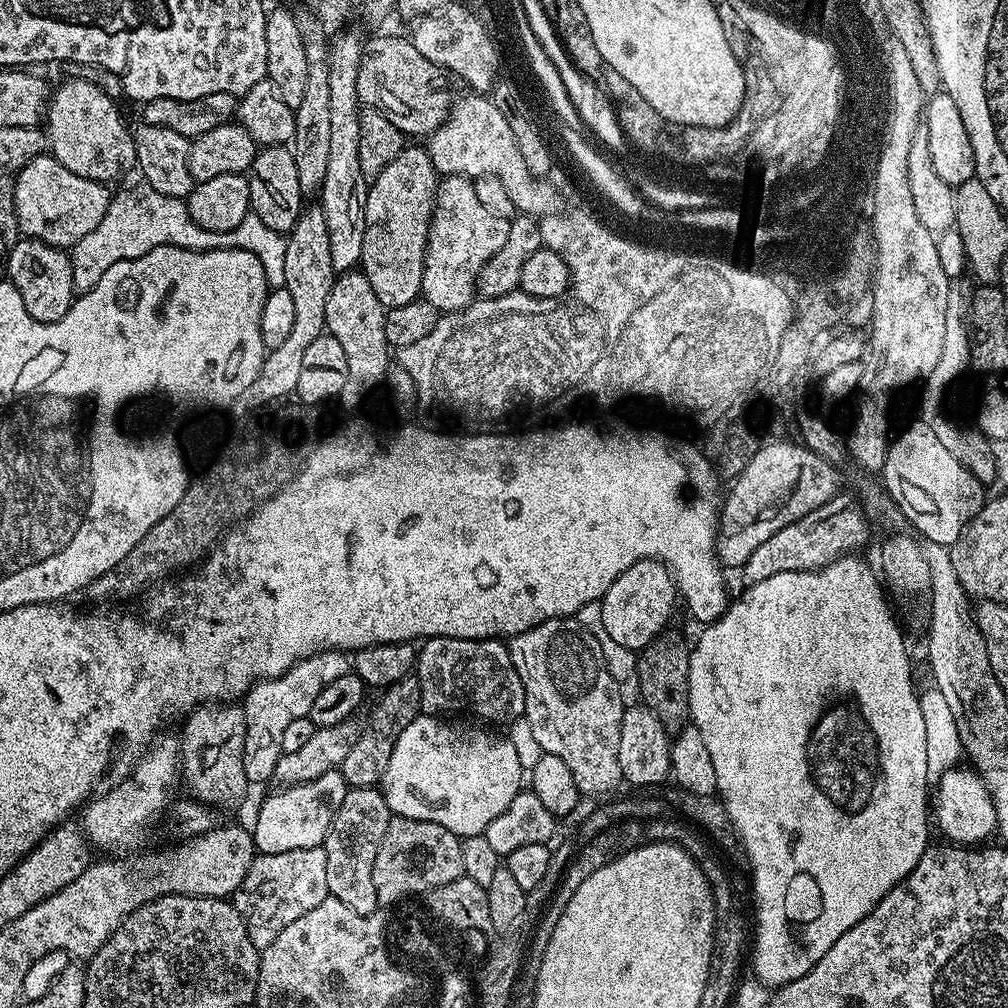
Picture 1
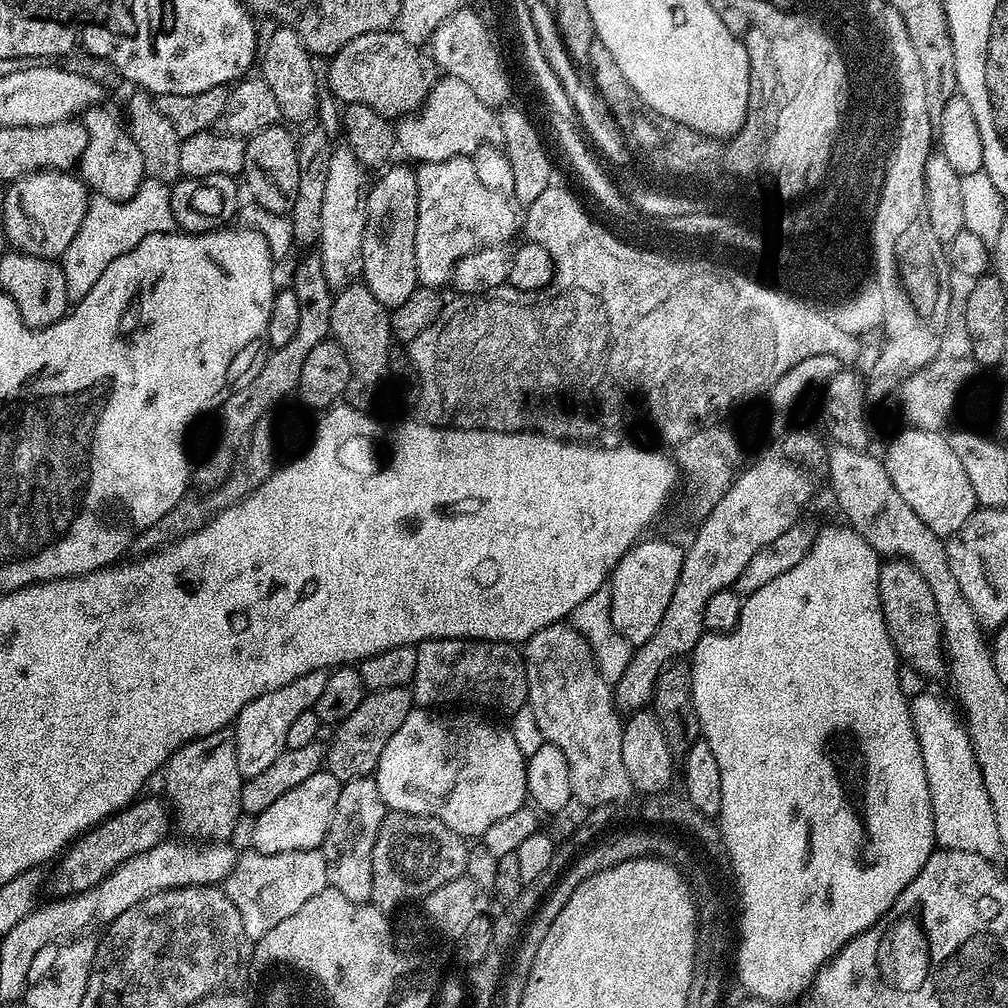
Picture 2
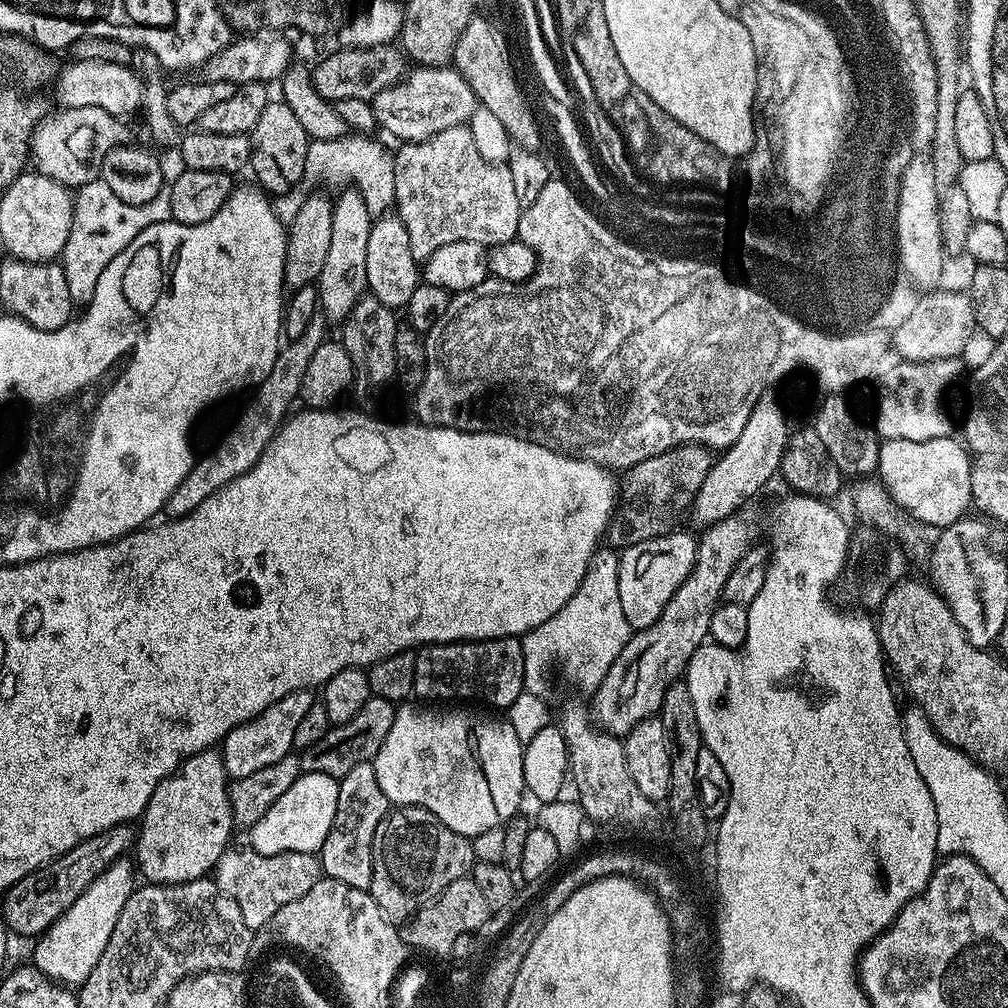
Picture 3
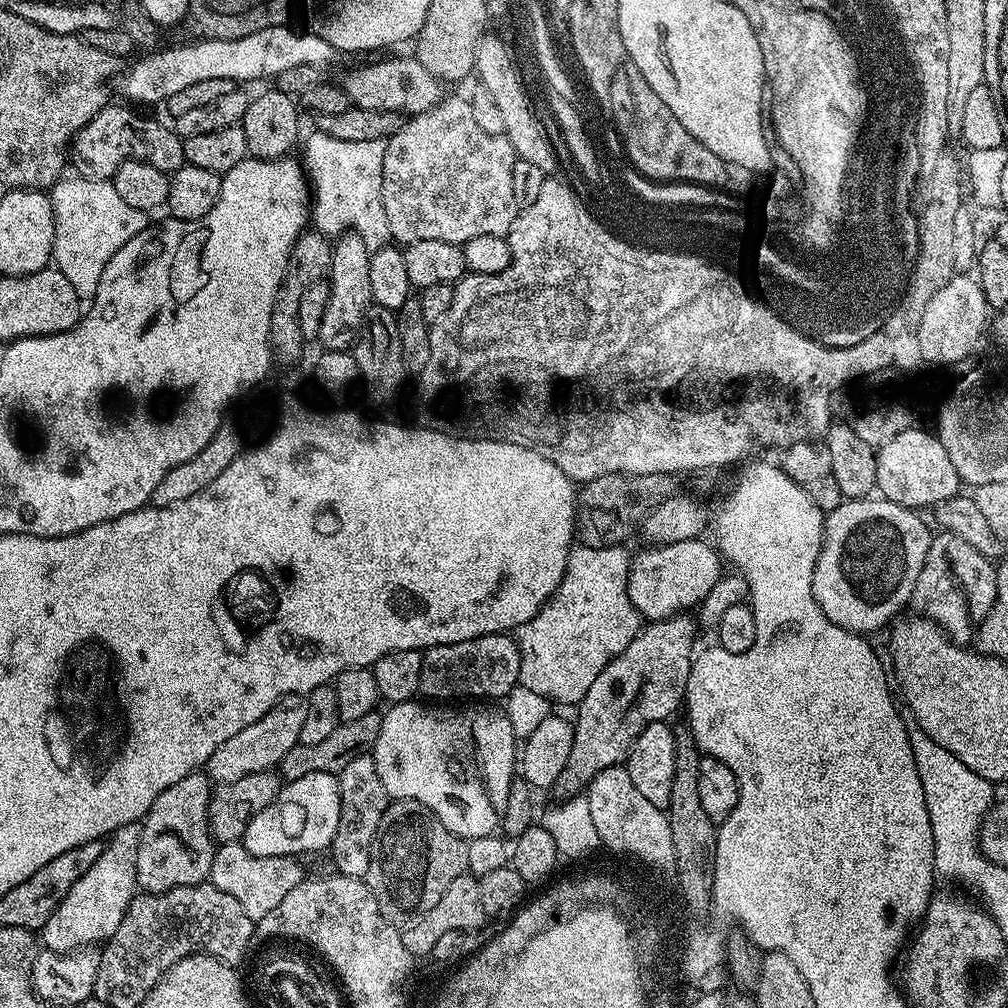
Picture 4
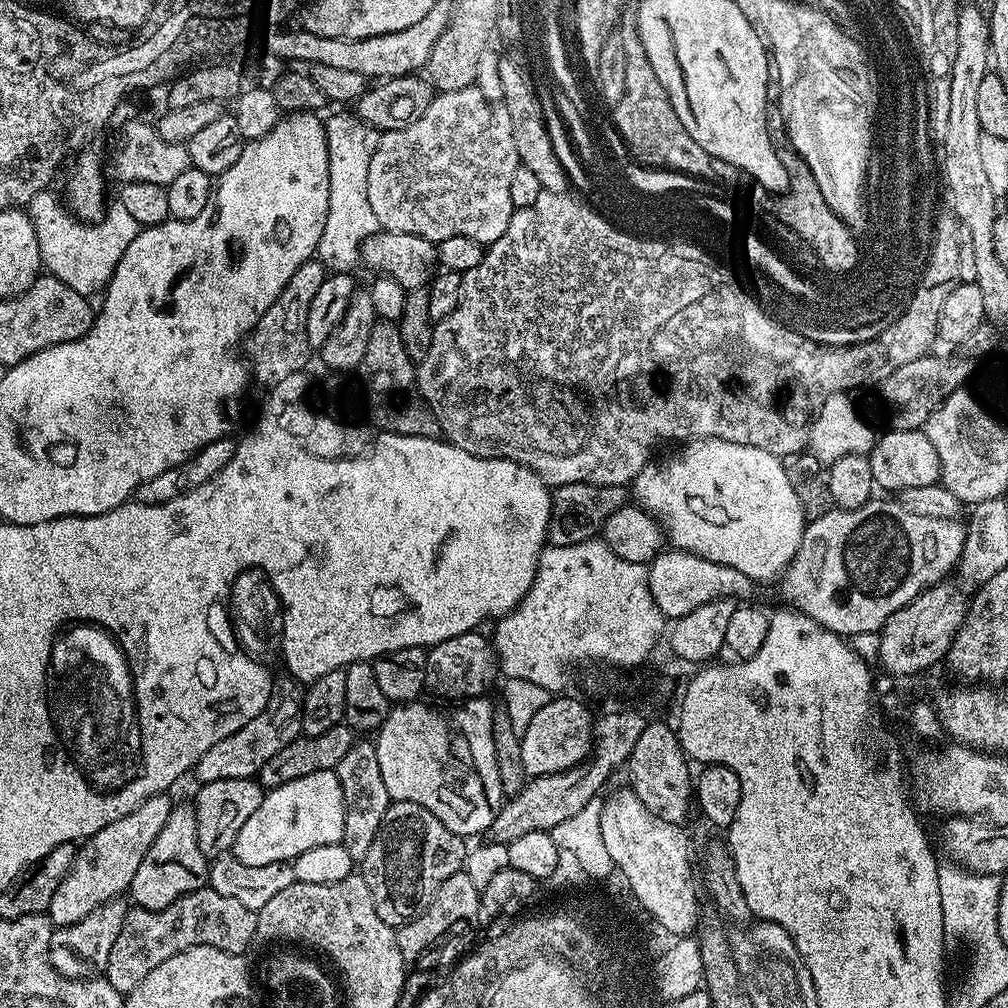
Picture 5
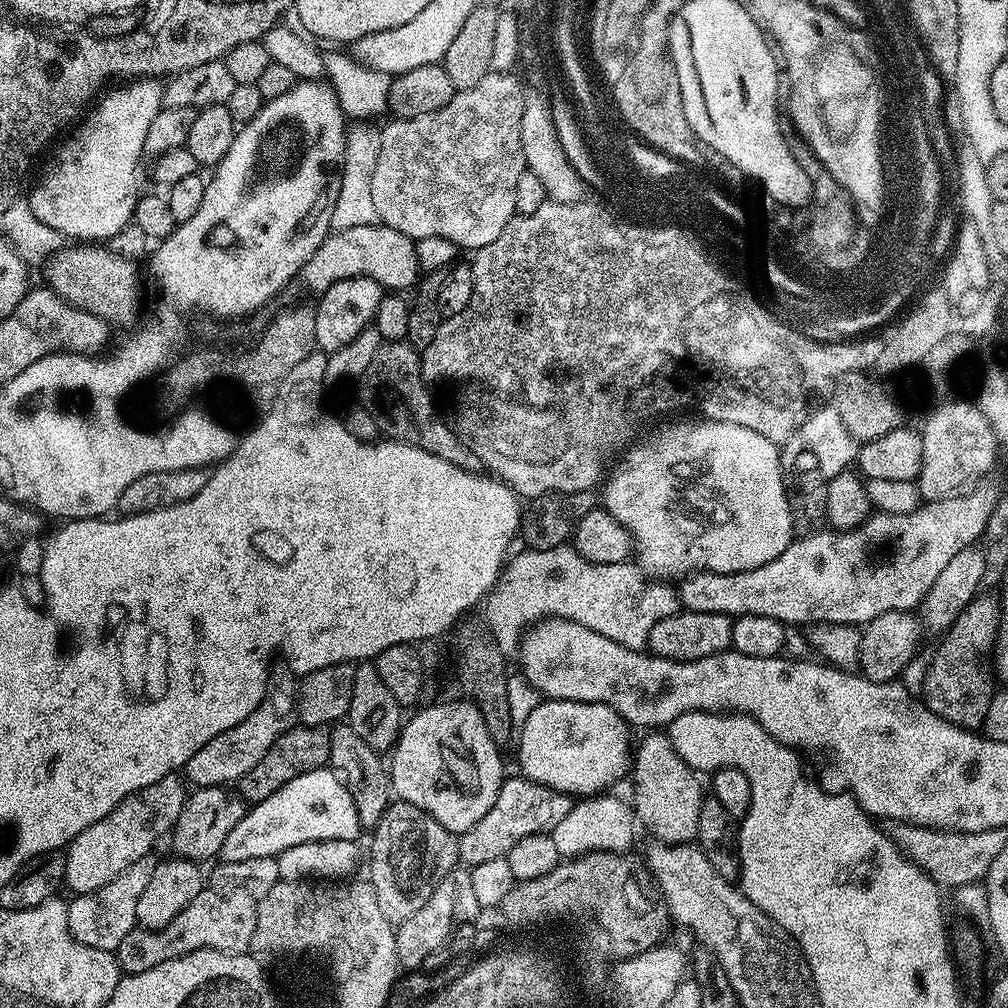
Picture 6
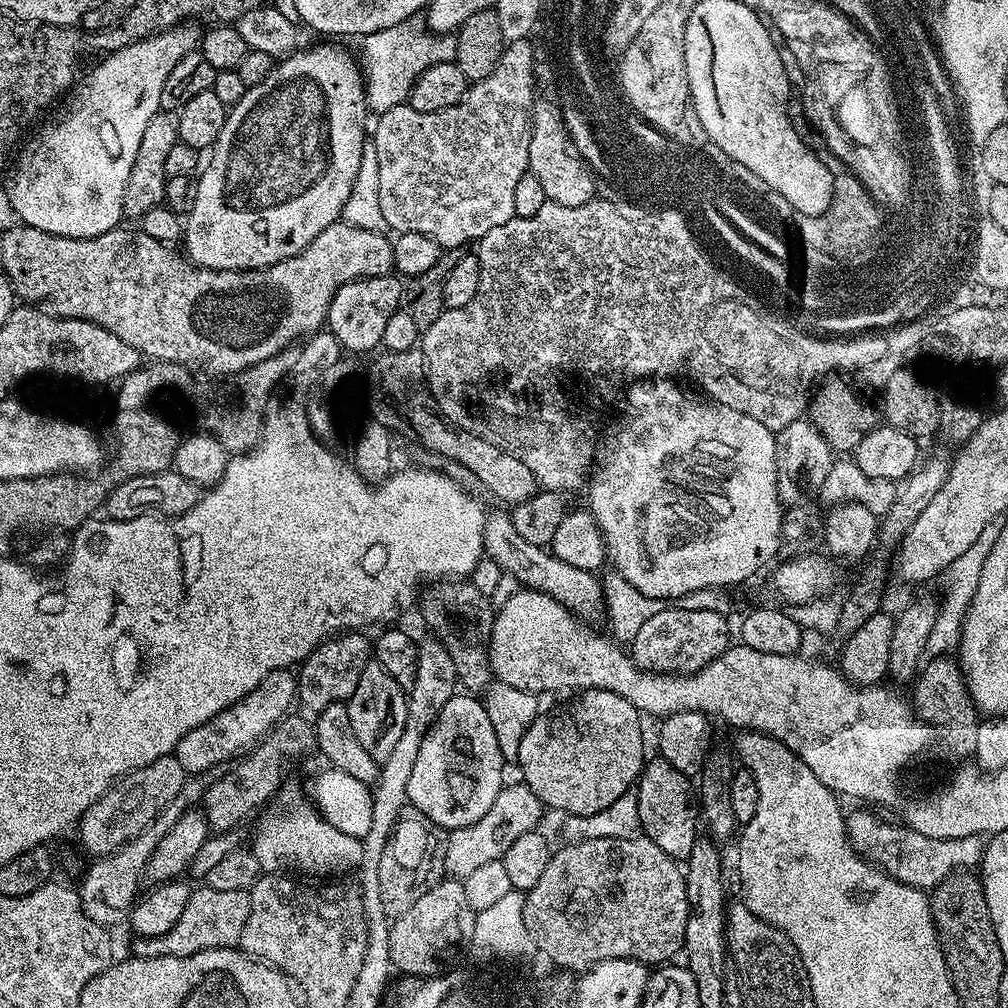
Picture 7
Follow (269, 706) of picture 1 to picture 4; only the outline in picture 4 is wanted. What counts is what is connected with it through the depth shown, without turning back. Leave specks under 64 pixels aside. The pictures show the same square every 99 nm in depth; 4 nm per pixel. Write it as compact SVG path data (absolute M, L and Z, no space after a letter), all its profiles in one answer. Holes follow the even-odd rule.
M284 696L258 722L250 722L246 730L238 730L234 738L222 742L214 754L210 754L206 765L206 774L213 785L219 786L238 782L238 778L246 778L246 774L258 774L275 769L295 744L300 743L302 722L306 718L307 699L302 696Z

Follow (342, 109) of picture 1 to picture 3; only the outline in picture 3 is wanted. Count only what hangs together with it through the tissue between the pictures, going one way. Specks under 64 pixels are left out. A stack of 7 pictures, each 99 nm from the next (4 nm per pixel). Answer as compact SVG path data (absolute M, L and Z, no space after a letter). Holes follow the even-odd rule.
M348 186L335 197L332 213L334 223L330 237L330 251L318 281L322 315L329 322L342 322L354 306L366 295L366 246L370 243L370 230L374 214L366 206L362 194L355 186Z

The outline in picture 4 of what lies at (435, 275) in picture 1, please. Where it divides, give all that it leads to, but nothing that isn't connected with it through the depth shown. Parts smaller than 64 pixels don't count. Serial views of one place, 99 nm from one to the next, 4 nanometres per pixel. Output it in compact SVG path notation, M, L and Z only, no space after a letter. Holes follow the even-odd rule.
M445 98L430 110L417 112L411 118L405 119L403 126L394 135L387 137L386 158L382 168L382 198L386 210L386 222L392 231L391 239L393 241L401 240L401 242L396 242L404 246L423 240L450 242L462 246L470 238L478 238L478 234L494 234L495 236L507 237L518 211L514 202L513 187L511 186L514 164L517 159L514 146L510 146L510 142L503 134L493 134L482 130L482 126L478 126L478 122L474 118L474 110L467 99L451 100L451 98Z

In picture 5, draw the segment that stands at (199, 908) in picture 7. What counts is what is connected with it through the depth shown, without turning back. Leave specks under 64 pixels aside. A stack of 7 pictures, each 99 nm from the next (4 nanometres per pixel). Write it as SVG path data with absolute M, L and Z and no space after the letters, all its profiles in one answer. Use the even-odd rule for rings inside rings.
M205 886L178 898L166 910L146 910L135 906L129 907L126 918L122 922L122 931L114 941L114 947L110 949L110 958L108 965L102 970L103 975L122 994L127 994L154 970L154 966L162 966L166 958L174 958L182 950L190 950L190 946L214 946L218 950L227 952L242 953L250 946L251 938L254 937L256 924L256 913L251 912L242 902L235 898L226 898L226 894L218 894L210 886Z

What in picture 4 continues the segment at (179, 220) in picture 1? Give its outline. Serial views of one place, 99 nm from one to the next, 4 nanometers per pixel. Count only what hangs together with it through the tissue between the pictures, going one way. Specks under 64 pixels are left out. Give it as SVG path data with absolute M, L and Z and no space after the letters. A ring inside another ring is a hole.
M68 174L50 189L54 210L54 246L52 259L55 267L66 274L66 282L74 286L74 294L81 301L91 301L98 290L106 262L130 242L150 223L149 213L134 210L114 190L111 180L88 180L79 174Z

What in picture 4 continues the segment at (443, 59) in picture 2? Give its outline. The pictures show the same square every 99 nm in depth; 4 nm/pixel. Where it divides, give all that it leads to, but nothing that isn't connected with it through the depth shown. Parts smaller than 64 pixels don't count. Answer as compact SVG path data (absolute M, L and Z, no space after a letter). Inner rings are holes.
M492 34L485 35L480 41L476 51L475 75L480 75L478 80L479 87L490 90L494 98L494 106L498 106L502 113L502 126L504 127L503 136L514 146L519 159L530 162L531 165L538 166L546 174L552 174L558 168L558 159L555 154L554 146L547 136L545 122L540 121L538 113L532 109L532 104L528 101L528 92L524 89L524 80L520 77L520 72L516 69L516 60L512 57L512 52L508 49L508 44L504 40Z

